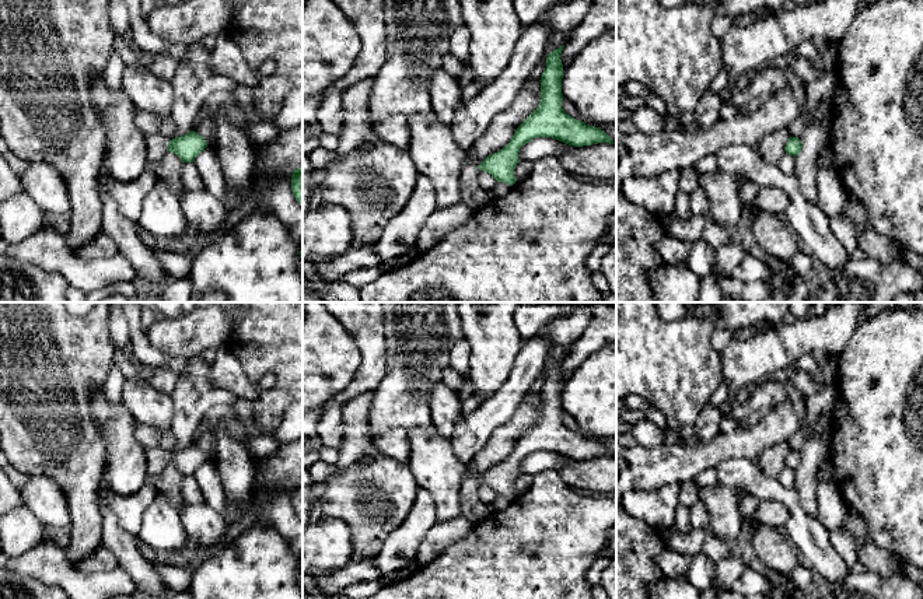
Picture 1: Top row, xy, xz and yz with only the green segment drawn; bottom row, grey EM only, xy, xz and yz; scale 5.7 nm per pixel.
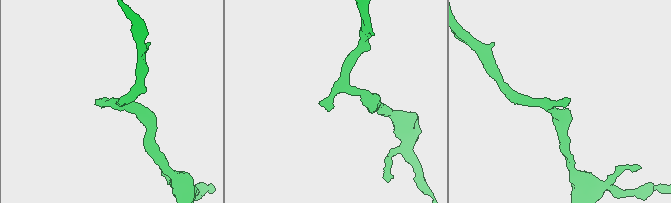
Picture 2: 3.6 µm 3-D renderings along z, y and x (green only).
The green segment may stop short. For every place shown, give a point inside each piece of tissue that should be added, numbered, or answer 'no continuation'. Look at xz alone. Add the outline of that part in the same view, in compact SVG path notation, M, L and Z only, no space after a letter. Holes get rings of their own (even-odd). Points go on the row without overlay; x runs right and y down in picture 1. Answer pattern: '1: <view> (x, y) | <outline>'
1: xz (472, 508) | M465 479L461 484L461 515L473 525L492 514L490 507L479 498L479 486L478 479Z

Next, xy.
1: xy (157, 458) | M155 446L146 449L146 456L147 456L147 474L155 476L158 473L162 473L162 470L165 469L169 452L160 446Z

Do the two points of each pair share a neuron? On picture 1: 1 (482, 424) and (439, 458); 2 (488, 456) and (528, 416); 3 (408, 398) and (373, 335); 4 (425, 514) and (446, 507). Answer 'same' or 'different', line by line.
1: different
2: same
3: different
4: different

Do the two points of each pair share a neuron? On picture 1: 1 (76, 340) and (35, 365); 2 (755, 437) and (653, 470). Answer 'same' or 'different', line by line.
1: same
2: same

